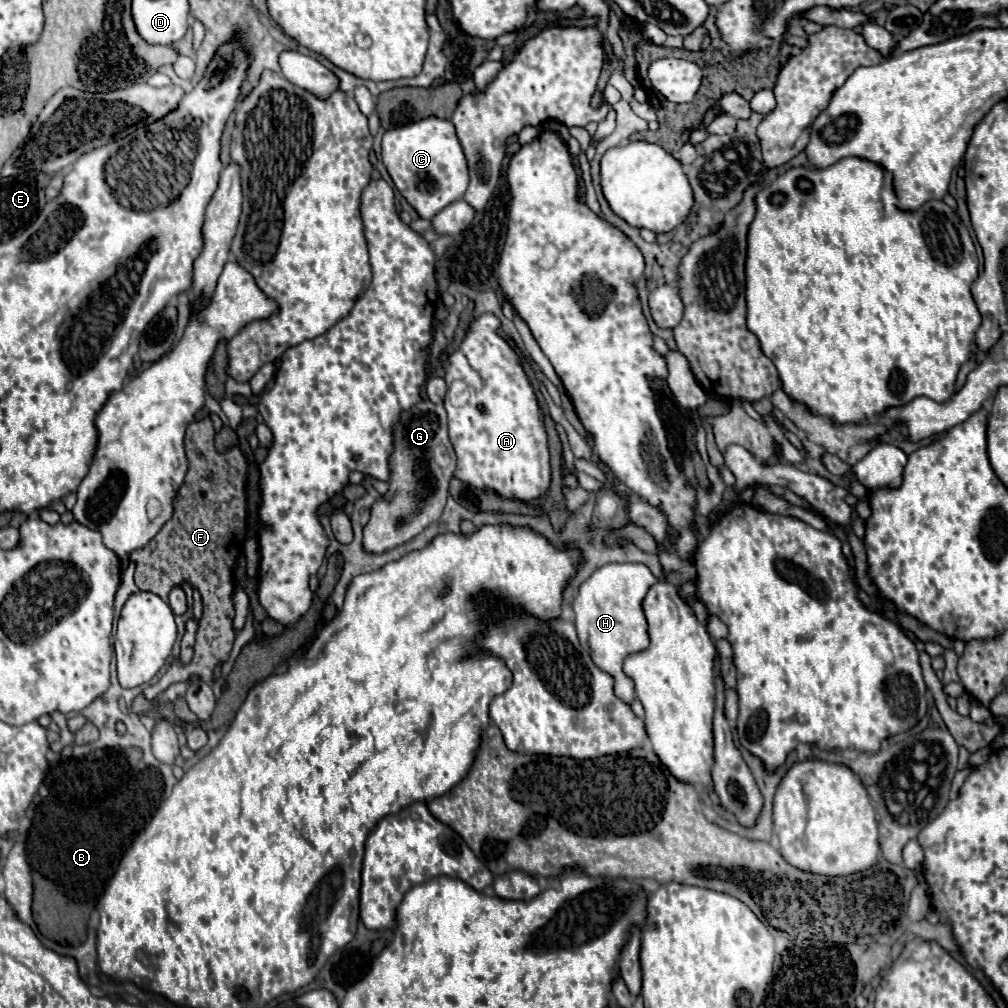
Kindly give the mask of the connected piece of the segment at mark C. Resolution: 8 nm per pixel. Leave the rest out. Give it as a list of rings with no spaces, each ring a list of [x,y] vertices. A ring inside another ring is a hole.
[[[424,118],[420,122],[388,130],[382,138],[382,162],[410,206],[422,218],[434,218],[442,208],[460,200],[468,188],[468,166],[454,126],[442,118]]]

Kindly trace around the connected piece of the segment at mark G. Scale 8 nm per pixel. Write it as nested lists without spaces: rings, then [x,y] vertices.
[[[424,404],[424,412],[418,412],[418,406],[402,412],[398,424],[394,426],[394,452],[390,456],[390,490],[382,500],[372,506],[372,516],[368,526],[364,528],[364,548],[368,552],[386,552],[392,550],[414,536],[418,536],[426,526],[436,522],[442,516],[446,496],[448,496],[448,482],[456,470],[456,456],[454,448],[448,440],[446,428],[446,412],[444,406]]]

